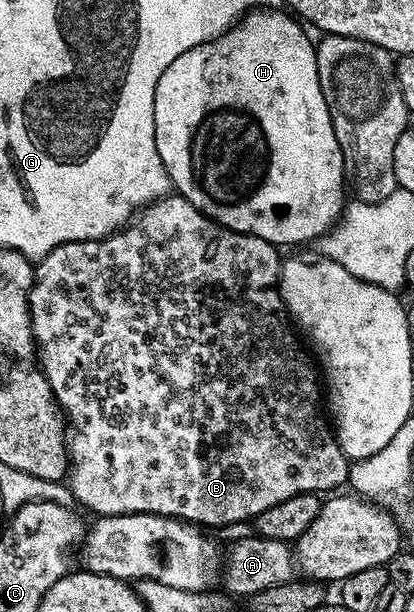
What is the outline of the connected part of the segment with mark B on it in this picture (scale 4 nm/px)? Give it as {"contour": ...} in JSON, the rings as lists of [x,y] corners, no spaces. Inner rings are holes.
{"contour":[[[169,194],[152,201],[135,219],[109,236],[100,240],[59,244],[38,261],[32,273],[32,288],[28,291],[32,338],[38,356],[40,352],[38,367],[48,380],[67,424],[70,467],[66,484],[71,488],[72,499],[77,505],[85,504],[96,516],[153,512],[212,529],[223,524],[240,524],[243,520],[255,521],[262,510],[270,510],[270,506],[286,502],[286,498],[294,498],[294,494],[328,494],[347,485],[350,461],[326,419],[322,407],[322,380],[317,365],[307,351],[304,353],[300,349],[296,341],[297,333],[280,297],[278,285],[282,256],[276,252],[279,252],[277,245],[250,234],[227,231],[210,217],[203,216],[185,196]]]}

